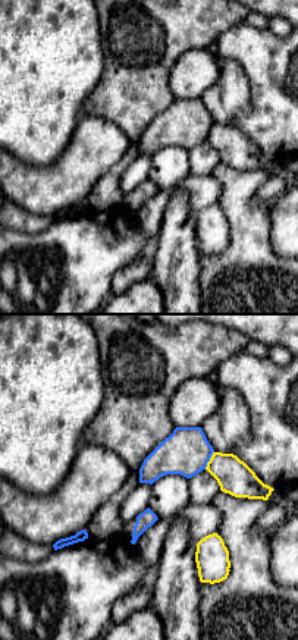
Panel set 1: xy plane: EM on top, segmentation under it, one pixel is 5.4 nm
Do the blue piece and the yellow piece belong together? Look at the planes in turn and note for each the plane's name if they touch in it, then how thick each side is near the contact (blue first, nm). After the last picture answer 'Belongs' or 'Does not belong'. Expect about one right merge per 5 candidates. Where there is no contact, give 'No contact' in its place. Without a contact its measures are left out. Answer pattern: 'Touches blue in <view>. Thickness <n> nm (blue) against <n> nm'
Touches blue in xy. Thickness 260 nm (blue) against 190 nm

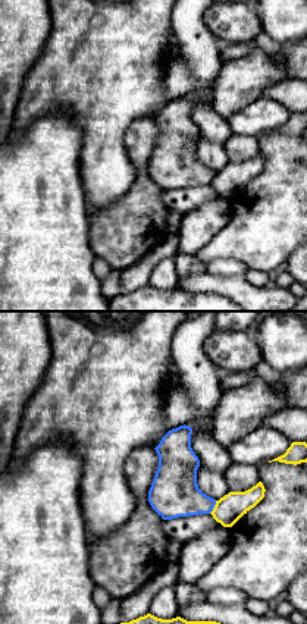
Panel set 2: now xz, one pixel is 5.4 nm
Touches blue in xz. Thickness 260 nm (blue) against 160 nm

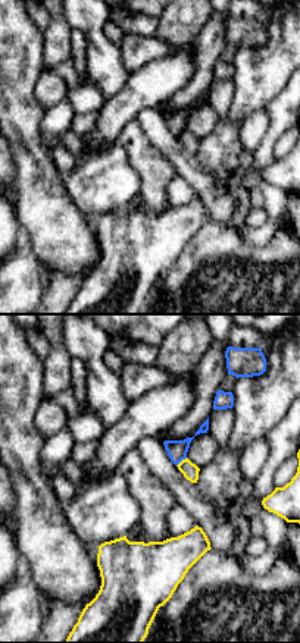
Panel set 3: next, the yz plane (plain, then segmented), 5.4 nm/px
Touches blue in yz. Thickness 110 nm (blue) against 90 nm

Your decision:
Does not belong

